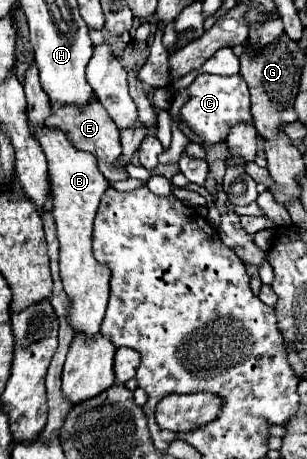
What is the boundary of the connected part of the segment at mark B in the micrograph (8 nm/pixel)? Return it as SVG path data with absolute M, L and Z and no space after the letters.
M27 123L29 131L39 141L47 163L49 163L49 185L51 185L51 199L53 199L53 217L57 225L57 239L59 239L59 267L61 267L61 281L63 289L69 297L69 311L67 323L73 331L85 337L95 337L99 333L107 299L109 299L109 279L111 271L107 265L97 263L91 253L91 233L93 233L93 219L97 213L97 205L109 181L101 175L97 167L97 159L93 155L73 149L67 137L53 129L53 127L35 127Z

